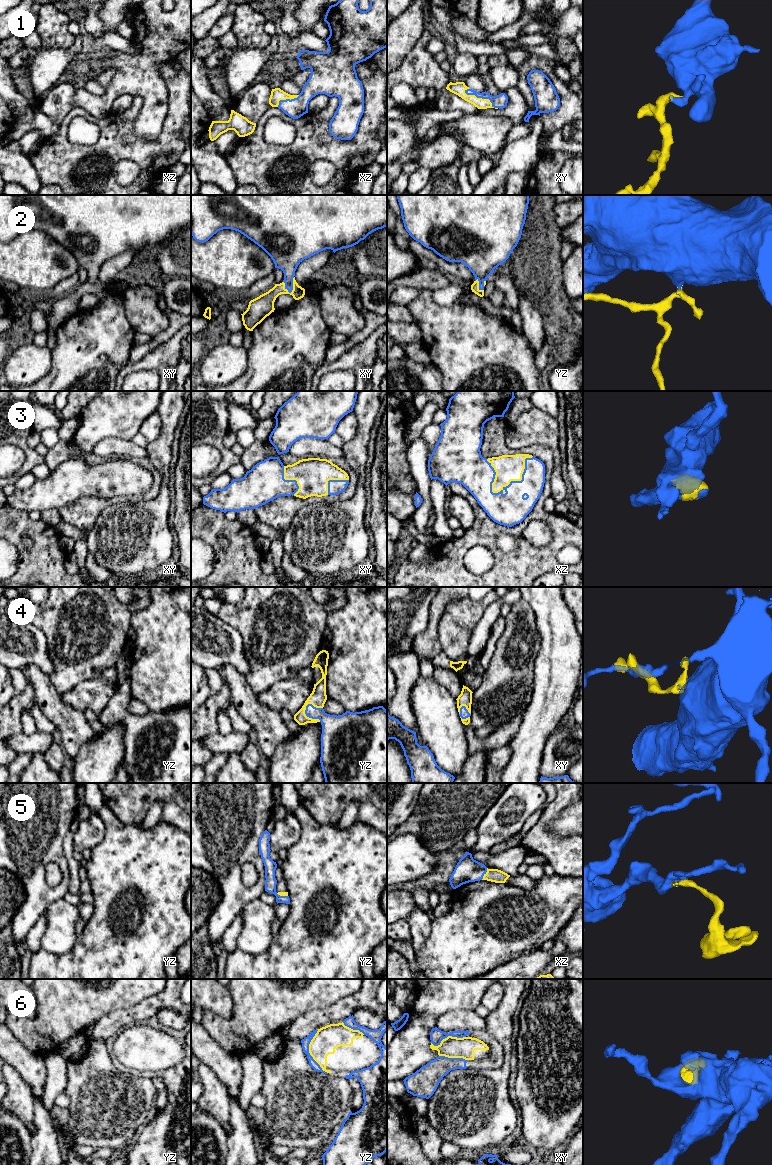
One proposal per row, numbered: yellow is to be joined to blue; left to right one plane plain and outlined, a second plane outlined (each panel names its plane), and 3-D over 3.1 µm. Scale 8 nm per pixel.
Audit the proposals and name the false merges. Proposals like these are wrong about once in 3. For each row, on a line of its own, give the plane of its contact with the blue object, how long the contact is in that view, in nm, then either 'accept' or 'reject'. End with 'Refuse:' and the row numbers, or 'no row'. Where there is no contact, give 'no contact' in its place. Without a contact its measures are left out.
1: meets blue in xy; contact 300 nm long; accept
2: meets blue in xy; contact 140 nm long; accept
3: meets blue in xz; contact 440 nm long; accept
4: meets blue in yz; contact 180 nm long; accept
5: meets blue in xz; contact 110 nm long; accept
6: meets blue in yz; contact 360 nm long; reject
Refuse: 6

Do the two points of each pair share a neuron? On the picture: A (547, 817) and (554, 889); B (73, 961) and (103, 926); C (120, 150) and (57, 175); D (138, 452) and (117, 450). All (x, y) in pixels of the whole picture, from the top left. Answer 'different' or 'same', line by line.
A: different
B: same
C: same
D: same

